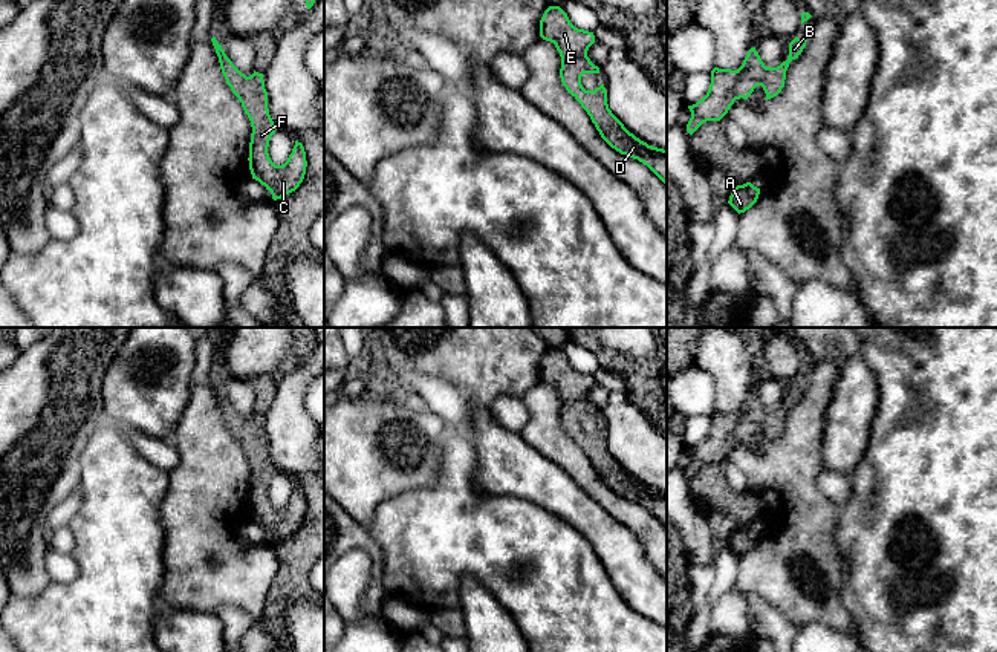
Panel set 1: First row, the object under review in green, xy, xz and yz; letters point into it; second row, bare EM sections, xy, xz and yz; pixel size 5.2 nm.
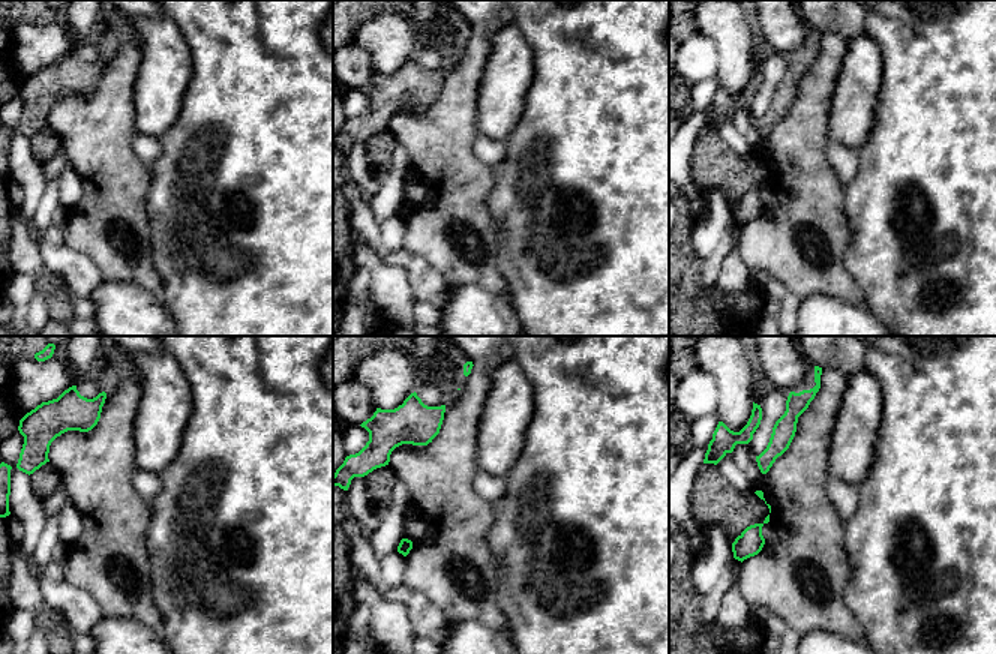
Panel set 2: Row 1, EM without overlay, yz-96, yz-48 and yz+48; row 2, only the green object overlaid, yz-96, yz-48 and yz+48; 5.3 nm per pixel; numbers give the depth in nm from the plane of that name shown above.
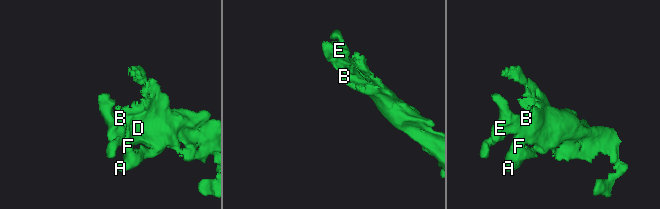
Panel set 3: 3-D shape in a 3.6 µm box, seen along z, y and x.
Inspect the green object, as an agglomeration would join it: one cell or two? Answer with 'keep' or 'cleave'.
keep

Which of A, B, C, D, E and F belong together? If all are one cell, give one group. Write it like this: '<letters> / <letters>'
A B C D E F

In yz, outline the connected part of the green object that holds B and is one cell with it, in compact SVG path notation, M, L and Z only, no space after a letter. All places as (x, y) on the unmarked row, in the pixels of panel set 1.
M795 380L789 386L789 399L777 410L766 410L755 390L751 390L737 413L711 413L711 427L706 438L688 448L691 461L687 474L693 478L706 464L720 464L736 442L748 442L757 429L766 436L766 444L777 439L784 430L789 406L803 395L807 383Z

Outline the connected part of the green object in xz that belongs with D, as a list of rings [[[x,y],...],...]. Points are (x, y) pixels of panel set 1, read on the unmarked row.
[[[549,349],[540,363],[540,380],[555,387],[561,399],[561,425],[587,455],[601,481],[621,497],[638,502],[647,508],[667,528],[667,493],[648,488],[624,470],[624,467],[609,452],[604,427],[595,433],[586,433],[581,427],[581,419],[584,416],[599,416],[599,410],[587,399],[589,390],[595,386],[593,375],[575,370],[560,349]]]

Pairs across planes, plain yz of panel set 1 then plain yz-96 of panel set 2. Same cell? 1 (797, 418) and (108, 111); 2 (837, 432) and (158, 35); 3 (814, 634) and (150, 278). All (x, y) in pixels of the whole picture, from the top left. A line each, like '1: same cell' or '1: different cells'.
1: same cell
2: same cell
3: different cells

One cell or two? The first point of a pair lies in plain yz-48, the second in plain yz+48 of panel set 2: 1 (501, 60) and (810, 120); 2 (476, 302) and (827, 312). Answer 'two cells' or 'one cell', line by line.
1: two cells
2: one cell

